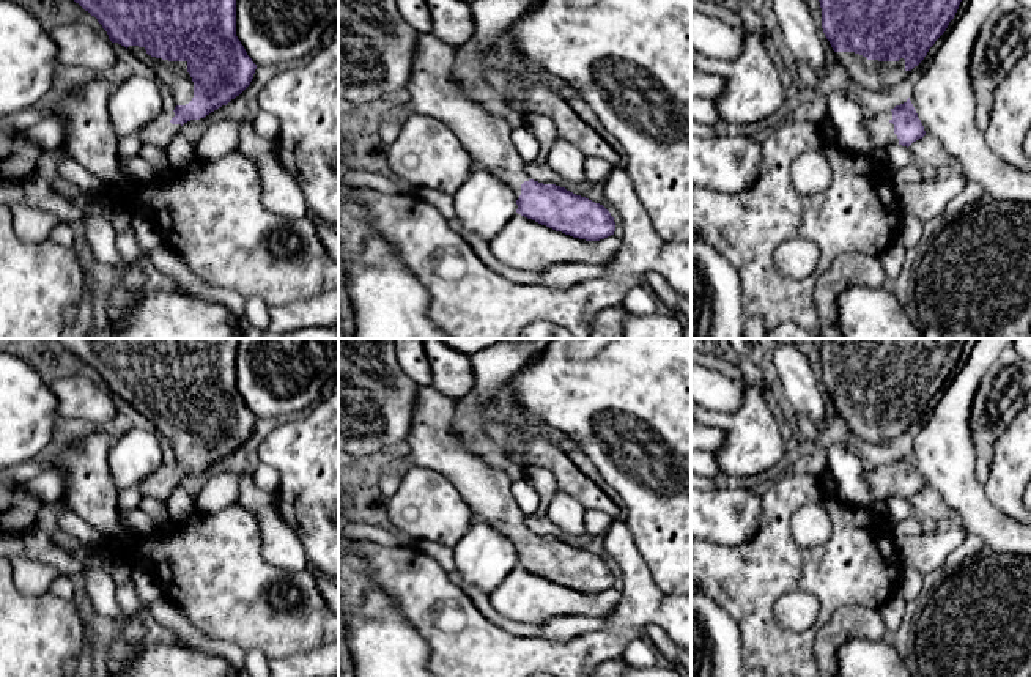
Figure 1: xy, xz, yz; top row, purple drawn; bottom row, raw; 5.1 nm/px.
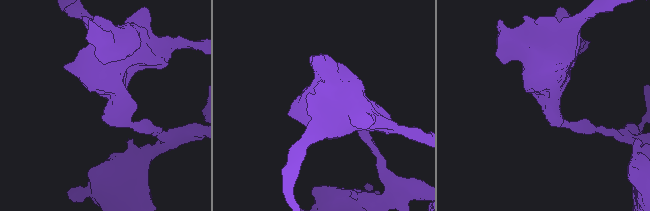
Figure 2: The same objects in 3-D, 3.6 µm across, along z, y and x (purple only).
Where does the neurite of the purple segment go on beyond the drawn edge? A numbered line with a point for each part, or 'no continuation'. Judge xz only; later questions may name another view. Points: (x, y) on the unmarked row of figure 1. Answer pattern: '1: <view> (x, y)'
1: xz (435, 446)

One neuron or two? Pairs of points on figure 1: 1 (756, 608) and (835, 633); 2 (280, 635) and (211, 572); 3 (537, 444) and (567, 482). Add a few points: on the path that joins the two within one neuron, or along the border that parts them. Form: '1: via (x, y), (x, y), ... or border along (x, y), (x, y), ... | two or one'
1: border along (852, 606), (838, 610), (819, 632), (814, 660) | two
2: via (263, 617), (246, 600), (229, 589) | one
3: via (546, 454), (565, 473) | one

